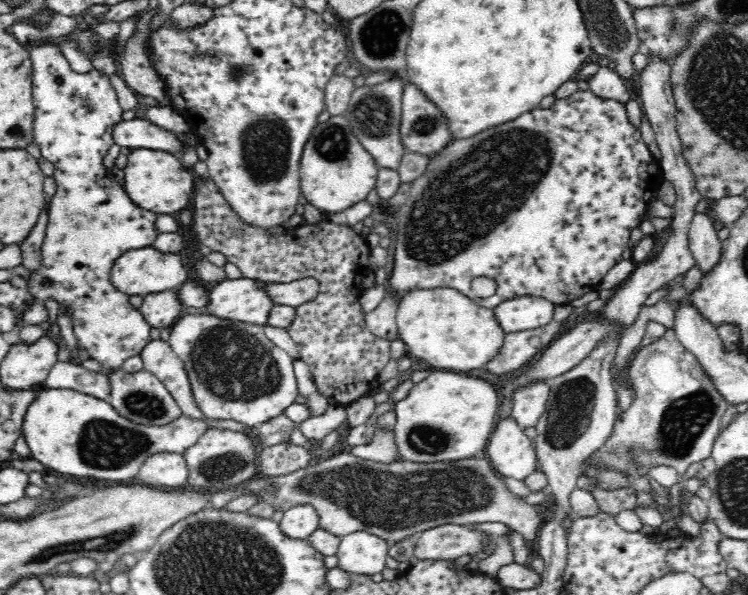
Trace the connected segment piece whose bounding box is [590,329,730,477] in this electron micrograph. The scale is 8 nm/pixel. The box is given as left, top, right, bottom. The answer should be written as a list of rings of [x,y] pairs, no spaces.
[[[667,329],[656,342],[639,348],[629,358],[629,375],[635,386],[634,400],[630,408],[622,411],[620,418],[615,421],[613,436],[607,444],[590,458],[598,459],[607,468],[623,472],[627,472],[630,459],[638,459],[646,470],[668,465],[685,477],[702,460],[712,457],[715,440],[722,429],[722,418],[730,403],[718,392],[696,355],[682,345],[674,329]]]

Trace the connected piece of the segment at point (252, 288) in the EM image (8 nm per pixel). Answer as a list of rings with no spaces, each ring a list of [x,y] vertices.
[[[242,277],[224,279],[209,290],[208,306],[204,312],[220,318],[268,326],[270,310],[276,301],[266,289],[266,281]]]

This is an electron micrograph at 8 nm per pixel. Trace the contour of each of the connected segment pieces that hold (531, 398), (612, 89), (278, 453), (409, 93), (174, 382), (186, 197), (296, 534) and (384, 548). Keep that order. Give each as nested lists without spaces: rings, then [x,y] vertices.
[[[546,382],[528,384],[516,390],[516,394],[512,396],[514,402],[512,402],[511,417],[522,430],[535,428],[544,414],[548,396],[549,386]]]
[[[599,58],[597,61],[598,70],[595,75],[587,81],[592,95],[602,100],[614,100],[620,103],[630,101],[630,96],[625,82],[608,67],[606,58]]]
[[[290,442],[265,448],[261,452],[259,460],[260,477],[274,478],[278,476],[287,476],[292,472],[306,469],[315,463],[313,454],[293,446]]]
[[[406,82],[402,100],[400,135],[408,151],[431,156],[446,148],[454,135],[440,107],[412,82]]]
[[[152,340],[140,352],[140,356],[144,361],[144,369],[156,376],[167,388],[182,415],[193,419],[205,417],[194,399],[194,391],[184,363],[166,341]]]
[[[133,149],[127,156],[125,191],[137,205],[158,214],[174,214],[191,209],[196,175],[186,169],[180,158],[163,150]]]
[[[298,504],[285,510],[280,529],[293,539],[308,539],[320,528],[320,512],[312,504]]]
[[[351,532],[340,537],[338,568],[353,575],[371,576],[382,573],[390,544],[369,532]]]

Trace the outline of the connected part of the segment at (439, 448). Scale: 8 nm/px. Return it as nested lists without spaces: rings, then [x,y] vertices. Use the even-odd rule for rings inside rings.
[[[454,372],[428,374],[422,382],[418,382],[410,388],[403,400],[397,404],[394,403],[397,414],[394,433],[396,433],[401,459],[414,463],[433,464],[441,461],[452,463],[457,460],[486,457],[485,449],[496,427],[496,414],[499,410],[497,402],[498,390],[482,378],[462,376],[462,374],[454,374]]]

